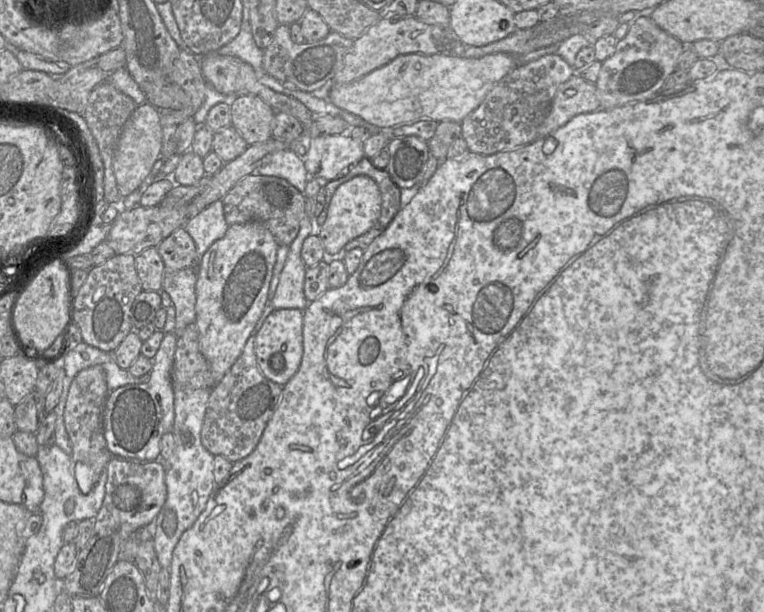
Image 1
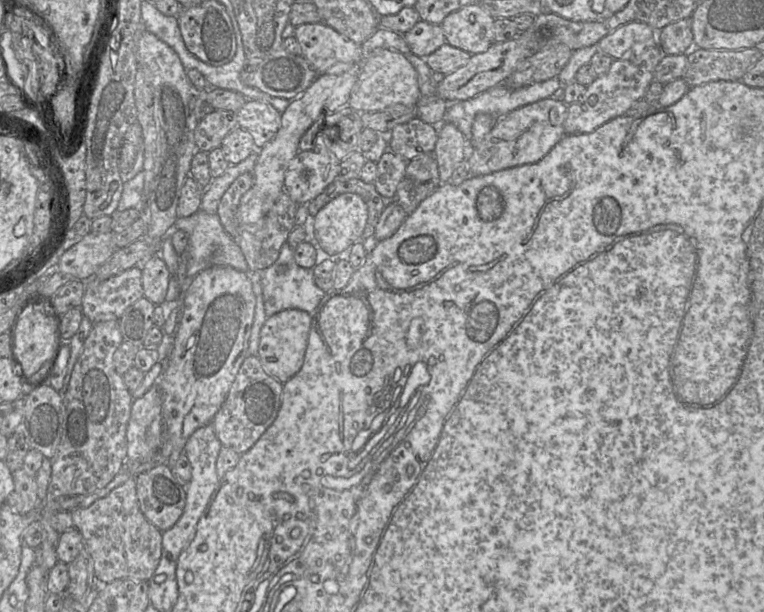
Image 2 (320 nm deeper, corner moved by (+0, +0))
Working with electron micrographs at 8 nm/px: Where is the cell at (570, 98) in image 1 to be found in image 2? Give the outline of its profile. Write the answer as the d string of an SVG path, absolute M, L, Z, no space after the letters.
M549 97L515 109L499 119L484 140L470 149L467 164L471 175L487 175L540 161L565 135L567 108L562 99Z

